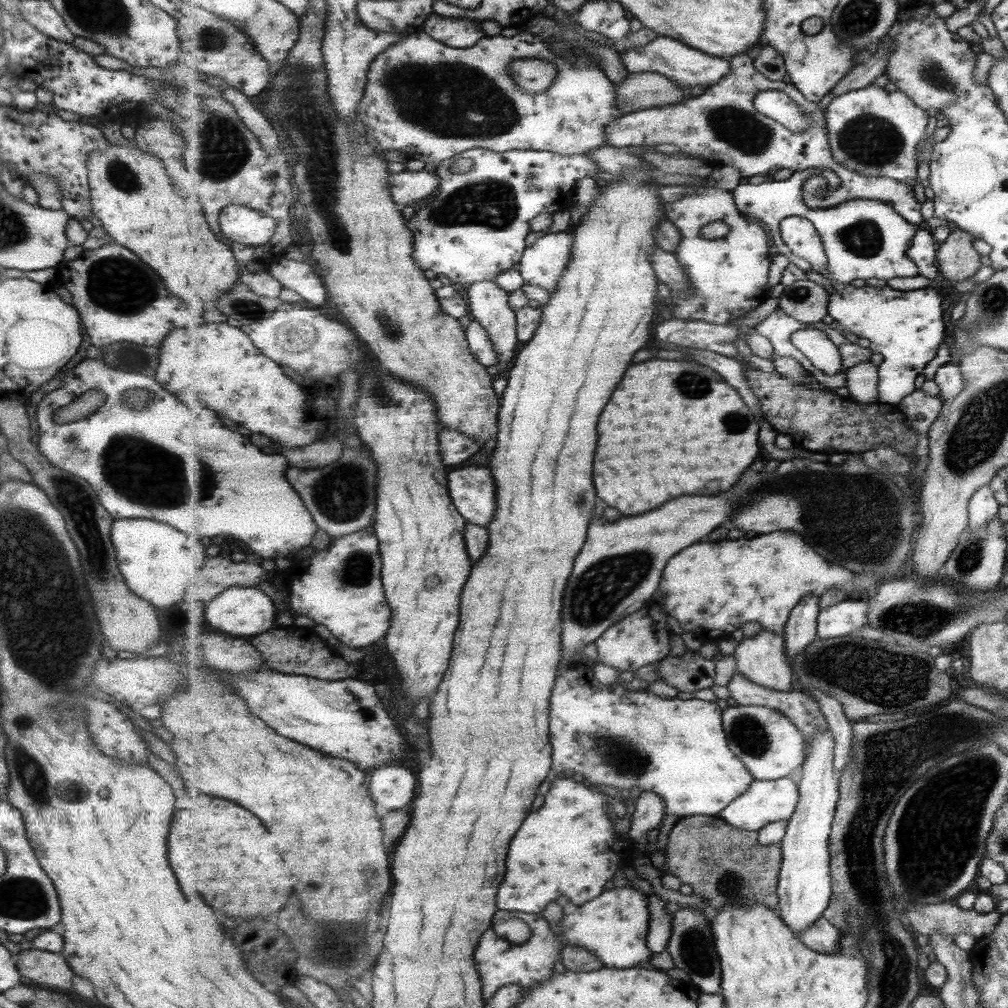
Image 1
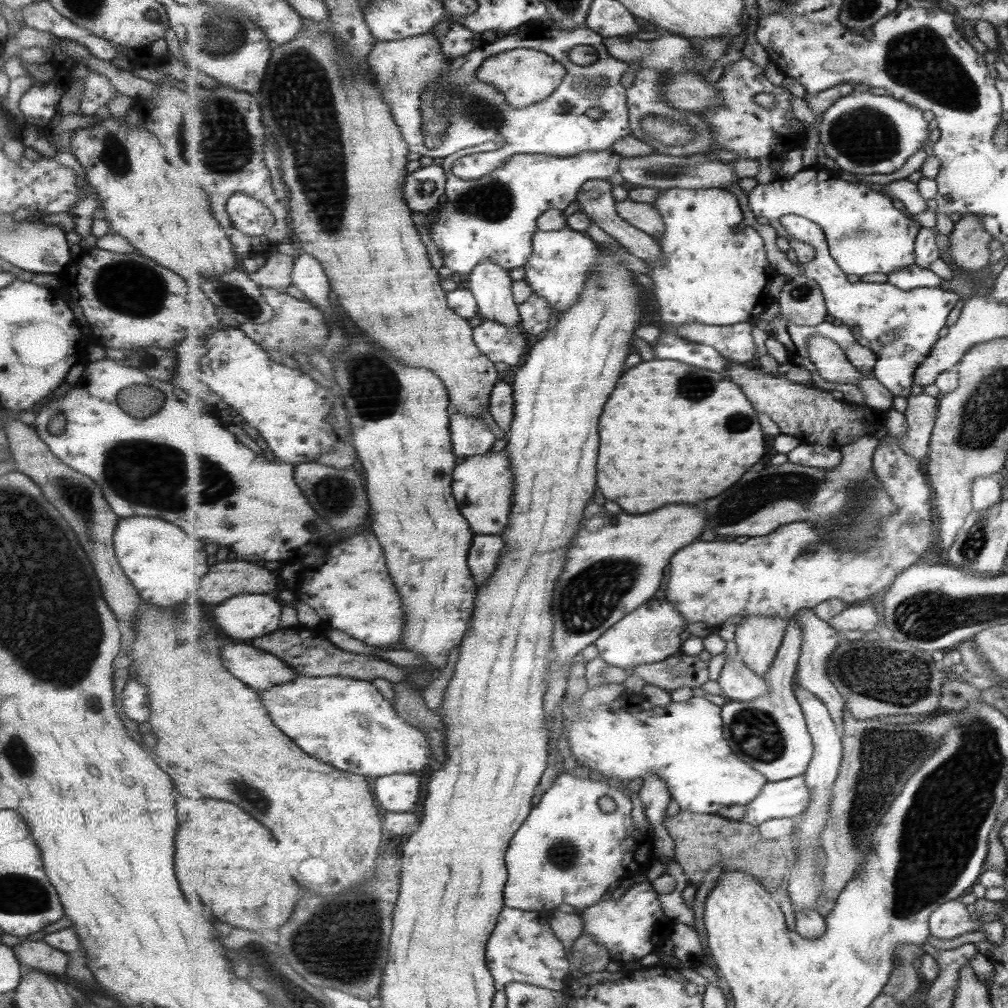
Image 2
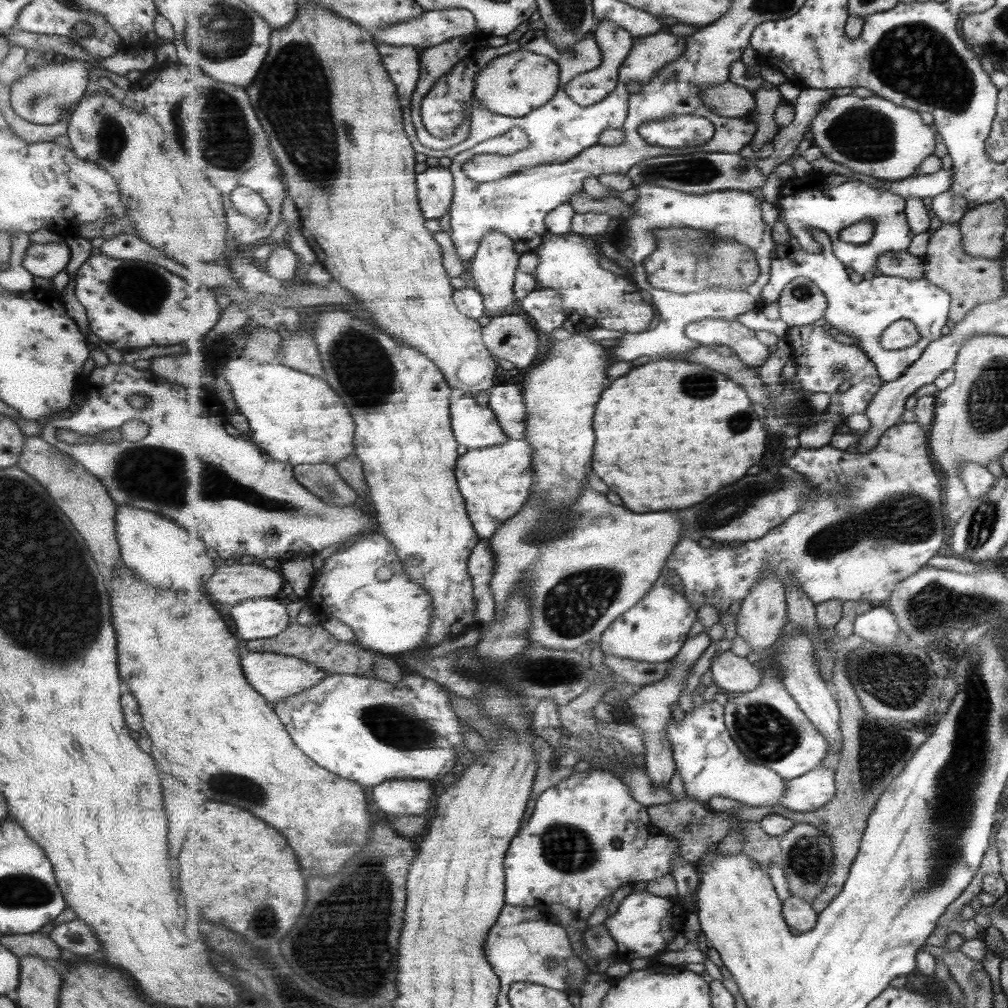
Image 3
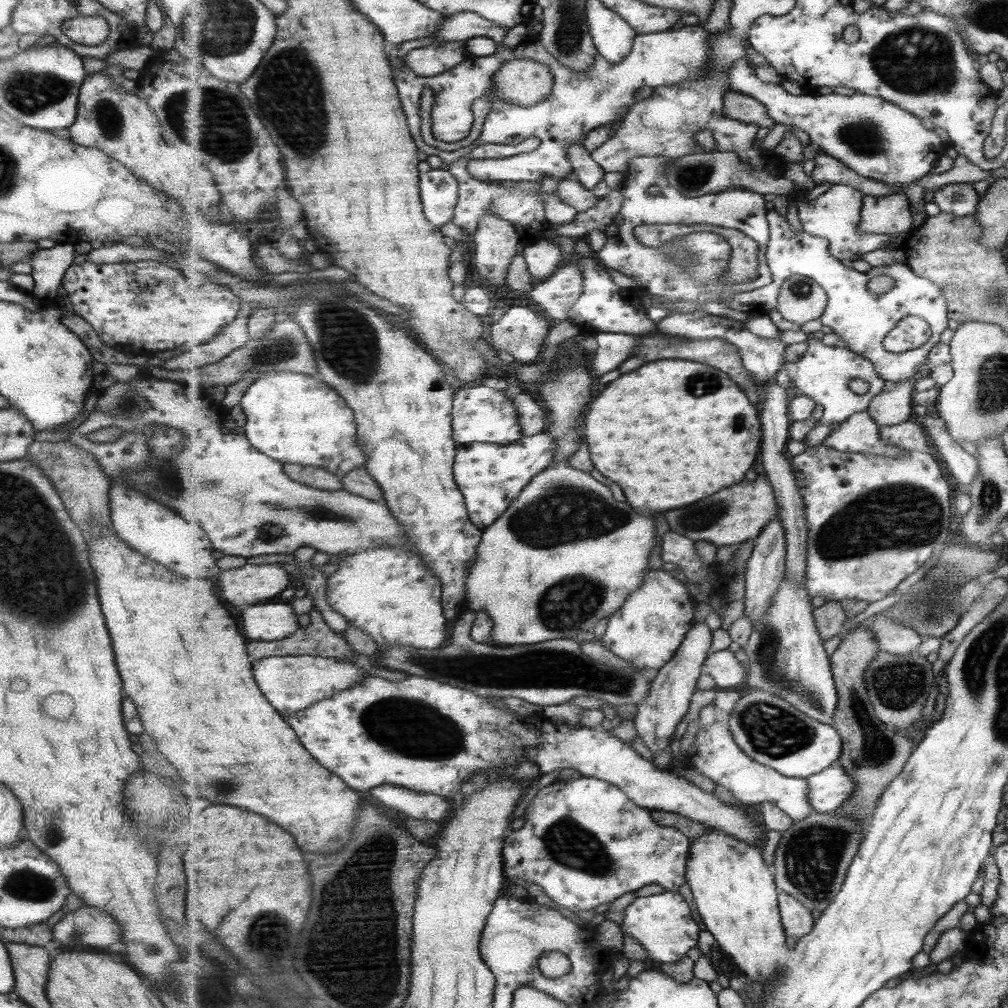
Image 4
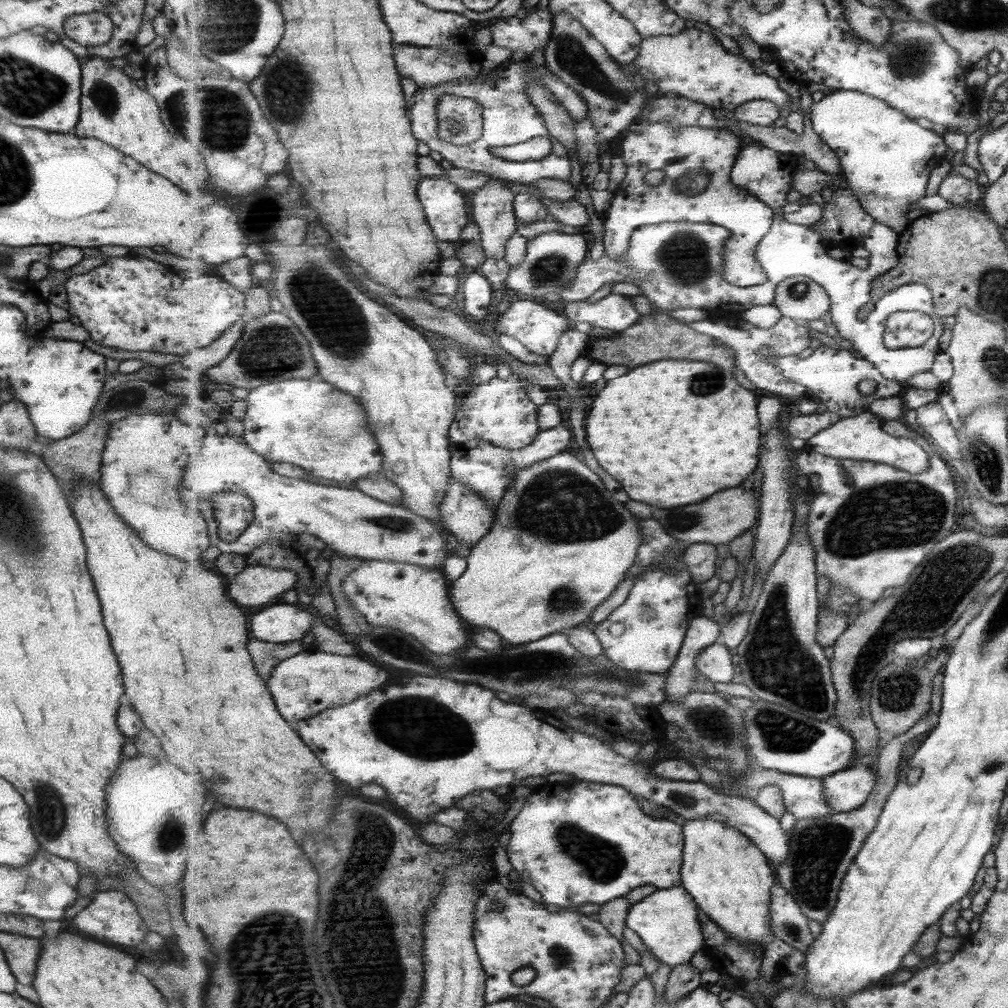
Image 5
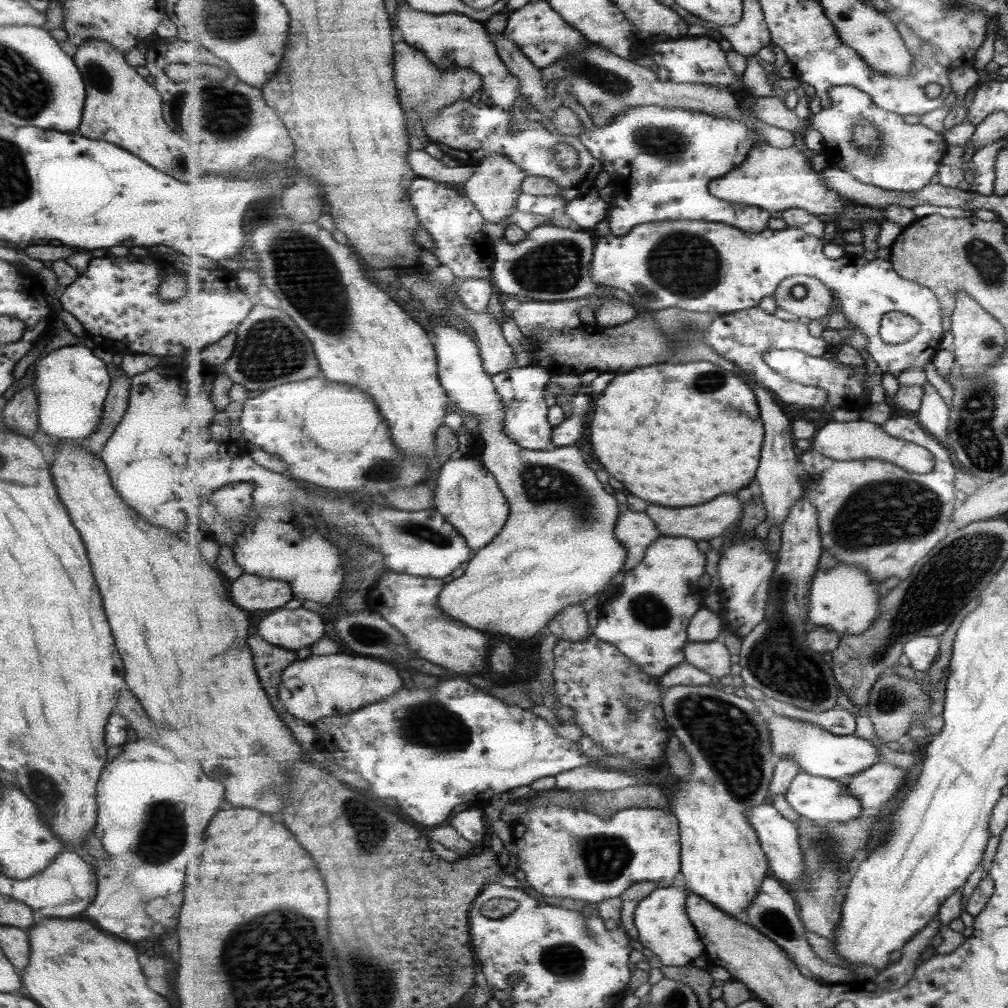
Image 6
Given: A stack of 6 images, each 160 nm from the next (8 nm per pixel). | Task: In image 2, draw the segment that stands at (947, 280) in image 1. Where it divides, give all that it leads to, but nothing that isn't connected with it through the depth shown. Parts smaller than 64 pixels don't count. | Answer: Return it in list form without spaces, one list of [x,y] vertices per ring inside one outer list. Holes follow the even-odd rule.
[[[966,214],[956,222],[954,232],[950,235],[951,262],[974,273],[987,266],[989,258],[987,242],[991,236],[983,230],[981,221],[981,215]]]

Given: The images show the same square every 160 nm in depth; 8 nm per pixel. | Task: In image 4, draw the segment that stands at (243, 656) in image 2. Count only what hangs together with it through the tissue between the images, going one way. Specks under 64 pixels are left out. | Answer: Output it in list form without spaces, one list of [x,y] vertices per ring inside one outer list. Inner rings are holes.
[[[270,656],[269,658],[262,658],[261,660],[254,660],[255,678],[264,692],[265,696],[270,700],[271,705],[274,706],[283,716],[289,716],[296,712],[309,709],[311,705],[319,703],[320,700],[331,698],[338,692],[343,692],[348,688],[354,686],[356,682],[362,682],[368,677],[367,672],[356,666],[353,663],[347,661],[340,661],[335,657],[324,656]]]

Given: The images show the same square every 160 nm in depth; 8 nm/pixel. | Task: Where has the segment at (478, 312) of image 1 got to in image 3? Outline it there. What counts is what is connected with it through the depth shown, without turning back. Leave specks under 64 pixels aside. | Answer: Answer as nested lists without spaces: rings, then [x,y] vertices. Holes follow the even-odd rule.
[[[489,232],[479,245],[477,254],[471,260],[471,273],[474,286],[484,296],[487,313],[509,314],[515,301],[519,300],[514,288],[516,272],[520,268],[520,254],[516,251],[514,240],[507,238],[503,232]]]

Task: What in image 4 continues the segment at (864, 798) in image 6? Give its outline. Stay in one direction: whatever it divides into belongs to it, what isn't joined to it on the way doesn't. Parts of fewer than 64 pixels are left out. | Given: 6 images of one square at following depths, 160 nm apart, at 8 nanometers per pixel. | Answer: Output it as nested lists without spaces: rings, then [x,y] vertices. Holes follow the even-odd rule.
[[[831,765],[807,778],[810,803],[815,811],[834,814],[855,794],[856,782],[840,765]]]

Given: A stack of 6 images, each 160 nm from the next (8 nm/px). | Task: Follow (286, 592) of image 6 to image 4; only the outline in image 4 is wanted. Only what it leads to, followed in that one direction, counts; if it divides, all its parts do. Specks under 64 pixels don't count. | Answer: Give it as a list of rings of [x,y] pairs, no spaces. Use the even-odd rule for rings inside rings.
[[[246,564],[243,568],[225,570],[219,580],[223,596],[235,606],[257,605],[279,596],[291,578],[277,564]]]

